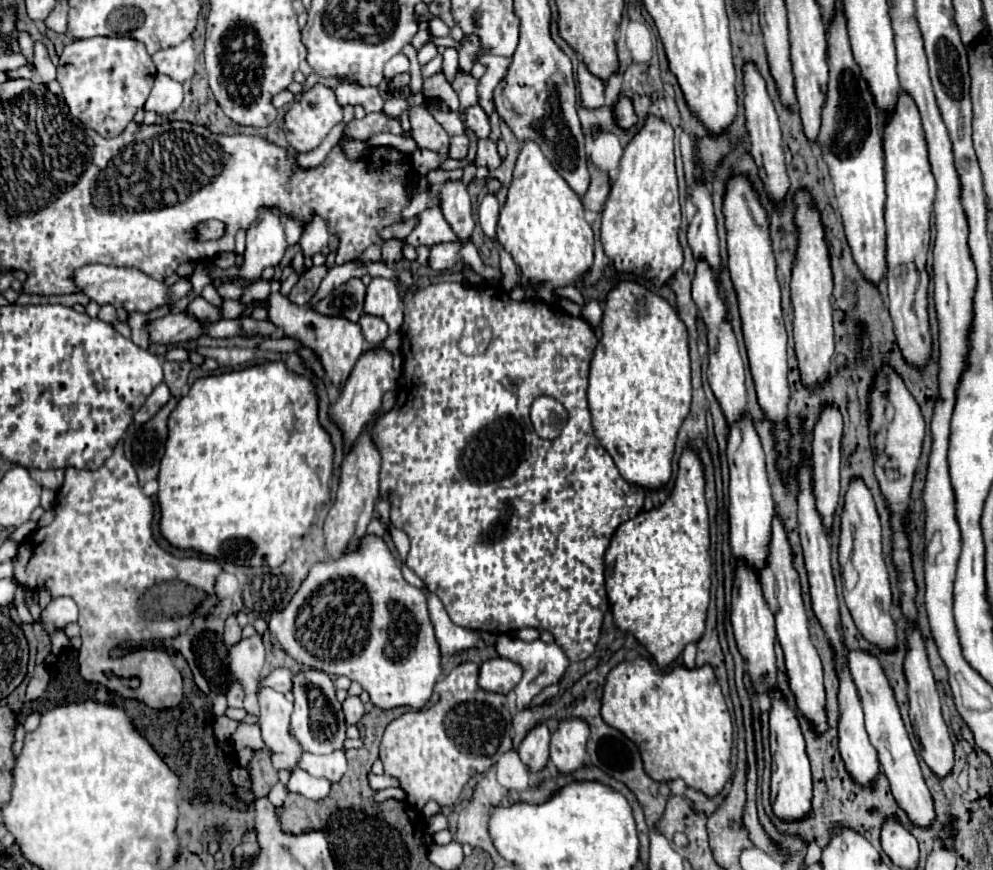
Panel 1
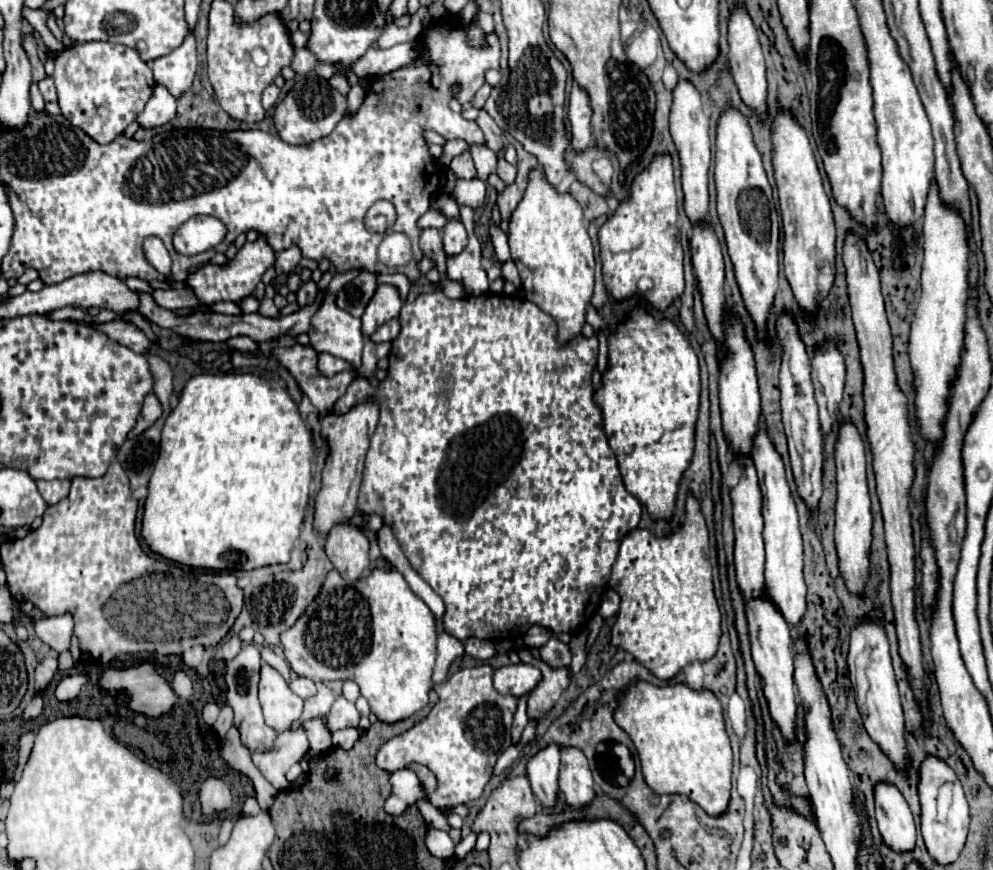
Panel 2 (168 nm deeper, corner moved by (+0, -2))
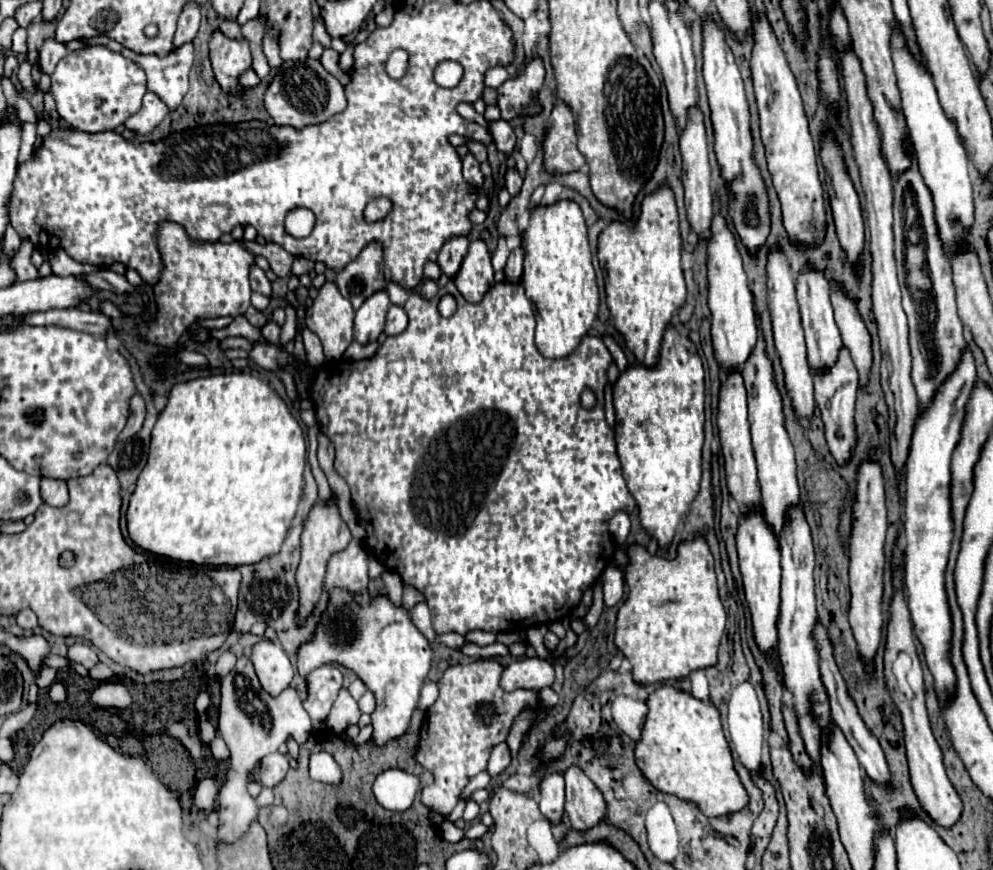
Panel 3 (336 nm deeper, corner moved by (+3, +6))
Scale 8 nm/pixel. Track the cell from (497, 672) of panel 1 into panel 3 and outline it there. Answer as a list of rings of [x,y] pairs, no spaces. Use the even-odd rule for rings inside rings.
[[[523,658],[515,660],[509,666],[505,666],[501,674],[501,688],[503,690],[537,690],[551,686],[555,682],[555,670],[553,666],[543,658]]]

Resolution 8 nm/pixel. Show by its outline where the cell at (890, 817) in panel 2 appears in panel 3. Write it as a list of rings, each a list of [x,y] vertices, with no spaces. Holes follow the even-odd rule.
[[[817,622],[815,626],[815,640],[817,640],[817,646],[819,646],[819,656],[821,656],[821,676],[823,676],[823,684],[827,688],[827,694],[829,694],[829,700],[831,700],[831,714],[833,714],[833,720],[835,724],[843,730],[847,742],[853,746],[857,758],[859,758],[859,764],[861,768],[867,772],[867,776],[877,784],[877,786],[885,786],[889,788],[891,786],[891,772],[889,772],[889,766],[887,766],[887,760],[885,760],[885,754],[879,746],[879,742],[873,738],[873,734],[867,730],[865,722],[861,720],[861,716],[857,714],[857,706],[855,702],[849,698],[847,694],[847,688],[845,688],[845,682],[839,674],[839,668],[835,666],[835,660],[833,660],[833,648],[831,648],[831,642],[827,638],[827,632],[825,628]]]

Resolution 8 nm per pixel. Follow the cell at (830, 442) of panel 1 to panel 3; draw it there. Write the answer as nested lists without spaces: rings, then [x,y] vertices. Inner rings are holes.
[[[805,270],[797,278],[797,302],[801,308],[801,320],[805,328],[805,342],[807,342],[807,362],[813,370],[813,374],[827,372],[839,356],[839,350],[843,348],[839,328],[833,318],[833,306],[829,304],[829,282],[813,270]]]

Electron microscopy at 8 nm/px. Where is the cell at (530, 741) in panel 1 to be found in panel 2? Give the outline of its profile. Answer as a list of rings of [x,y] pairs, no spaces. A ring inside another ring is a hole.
[[[550,744],[528,762],[528,780],[542,808],[556,806],[558,770],[560,770],[560,750],[556,748],[556,744]]]

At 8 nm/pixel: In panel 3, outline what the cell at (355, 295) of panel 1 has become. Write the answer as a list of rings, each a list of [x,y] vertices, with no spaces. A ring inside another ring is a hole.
[[[371,242],[351,264],[337,272],[335,284],[339,292],[353,304],[357,310],[373,292],[385,288],[383,276],[383,258],[381,246]]]

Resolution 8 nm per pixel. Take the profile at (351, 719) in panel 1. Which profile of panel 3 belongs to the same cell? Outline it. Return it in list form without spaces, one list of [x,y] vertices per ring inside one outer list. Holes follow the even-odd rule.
[[[343,688],[343,690],[339,692],[339,696],[337,696],[337,700],[335,700],[329,716],[327,716],[327,726],[329,726],[333,732],[341,734],[347,726],[357,724],[359,716],[361,716],[361,712],[359,712],[359,708],[357,708],[357,702],[355,702],[355,700],[351,698],[351,694]]]

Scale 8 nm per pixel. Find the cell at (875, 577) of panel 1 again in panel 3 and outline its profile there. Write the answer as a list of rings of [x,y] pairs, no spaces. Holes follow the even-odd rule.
[[[843,348],[839,352],[839,360],[833,368],[829,368],[823,376],[813,376],[815,382],[815,402],[823,414],[825,424],[825,438],[829,444],[829,450],[839,466],[845,466],[853,458],[855,450],[855,396],[859,388],[859,376],[857,368],[849,356],[849,352]]]

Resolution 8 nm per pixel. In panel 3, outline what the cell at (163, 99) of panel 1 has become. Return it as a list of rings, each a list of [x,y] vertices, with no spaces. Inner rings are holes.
[[[147,92],[143,96],[143,106],[137,114],[133,114],[125,126],[133,132],[139,132],[139,134],[147,134],[151,132],[165,116],[169,114],[169,108],[167,104],[155,94],[155,92]]]

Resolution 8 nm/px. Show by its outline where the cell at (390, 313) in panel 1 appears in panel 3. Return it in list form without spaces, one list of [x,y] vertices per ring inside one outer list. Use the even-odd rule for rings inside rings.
[[[377,290],[355,312],[355,340],[359,344],[377,340],[377,336],[383,332],[385,314],[389,306],[391,306],[391,300],[389,300],[387,290]]]

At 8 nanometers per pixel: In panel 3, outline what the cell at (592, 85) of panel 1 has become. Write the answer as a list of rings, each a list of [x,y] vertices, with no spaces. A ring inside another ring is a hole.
[[[559,102],[551,112],[549,134],[543,142],[543,150],[547,172],[561,174],[581,170],[585,166],[585,156],[577,148],[575,118],[565,102]]]

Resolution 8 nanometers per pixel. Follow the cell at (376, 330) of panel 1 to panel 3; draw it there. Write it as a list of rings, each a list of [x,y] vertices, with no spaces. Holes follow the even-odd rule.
[[[391,306],[387,312],[387,322],[385,322],[385,334],[395,336],[401,334],[407,328],[407,314],[401,306]]]

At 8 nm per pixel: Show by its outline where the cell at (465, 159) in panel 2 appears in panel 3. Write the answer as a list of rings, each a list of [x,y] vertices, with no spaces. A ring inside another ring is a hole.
[[[473,154],[463,156],[463,178],[471,186],[481,186],[483,184],[483,174],[479,170],[479,162],[473,158]]]

